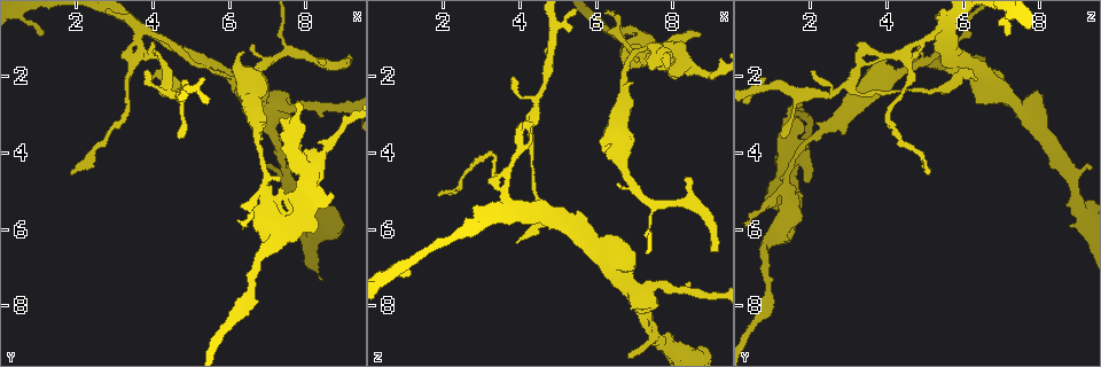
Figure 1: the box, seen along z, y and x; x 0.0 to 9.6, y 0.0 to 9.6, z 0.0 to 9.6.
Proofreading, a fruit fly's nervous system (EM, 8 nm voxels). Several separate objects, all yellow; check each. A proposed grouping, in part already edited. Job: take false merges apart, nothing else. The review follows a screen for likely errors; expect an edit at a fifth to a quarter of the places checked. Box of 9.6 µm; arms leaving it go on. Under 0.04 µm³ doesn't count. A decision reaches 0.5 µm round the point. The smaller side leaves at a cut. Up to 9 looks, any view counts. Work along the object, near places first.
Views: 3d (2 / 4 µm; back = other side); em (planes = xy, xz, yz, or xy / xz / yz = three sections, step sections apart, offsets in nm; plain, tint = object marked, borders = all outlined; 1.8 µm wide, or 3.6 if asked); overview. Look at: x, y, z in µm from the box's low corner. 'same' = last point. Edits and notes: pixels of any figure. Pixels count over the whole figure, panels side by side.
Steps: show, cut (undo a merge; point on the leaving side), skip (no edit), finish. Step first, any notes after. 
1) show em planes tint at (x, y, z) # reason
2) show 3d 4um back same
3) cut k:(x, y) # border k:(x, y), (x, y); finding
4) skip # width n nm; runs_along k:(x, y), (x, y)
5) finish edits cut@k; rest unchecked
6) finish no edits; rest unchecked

show 3d 2um back at (6.90, 5.00, 1.35)

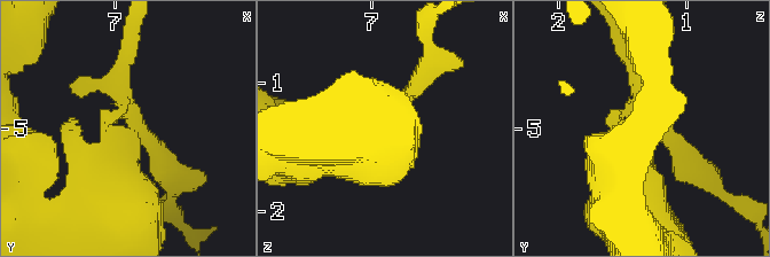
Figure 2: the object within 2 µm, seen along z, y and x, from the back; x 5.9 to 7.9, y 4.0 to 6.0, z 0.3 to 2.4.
show em xz step 8 tint same

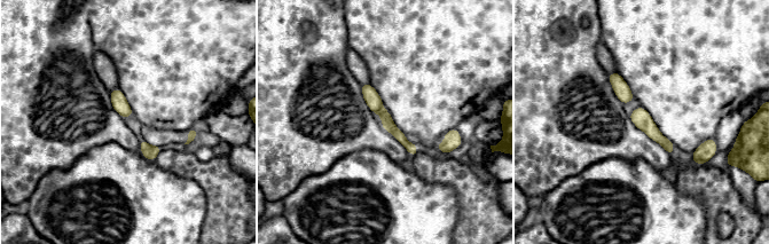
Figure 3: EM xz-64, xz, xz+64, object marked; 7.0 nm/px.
cut 3:(371, 97) # border 3:(384, 109), (378, 113); a second neuron is stuck on

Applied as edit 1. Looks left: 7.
show em planes tint at (3.65, 1.25, 4.65) # a fork

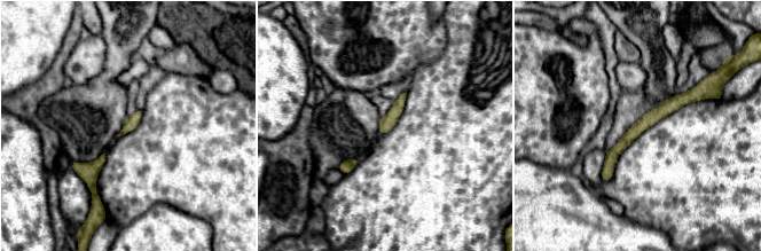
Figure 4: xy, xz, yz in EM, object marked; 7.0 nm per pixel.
skip # width 90 nm; all the same neuron

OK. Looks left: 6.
show em 3.6um planes tint at (5.95, 2.00, 6.70) # calibre changes

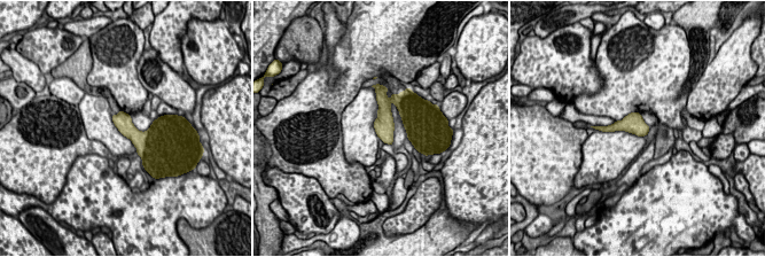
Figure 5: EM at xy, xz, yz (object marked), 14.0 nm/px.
skip # runs_along 5:(380, 95), (404, 109), (412, 138); all the same neuron

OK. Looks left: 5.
finish edits cut@3; rest unchecked

